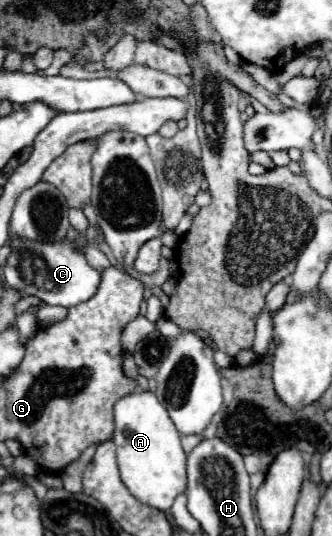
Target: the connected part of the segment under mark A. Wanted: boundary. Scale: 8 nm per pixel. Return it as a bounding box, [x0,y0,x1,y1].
[114,392,186,512]

